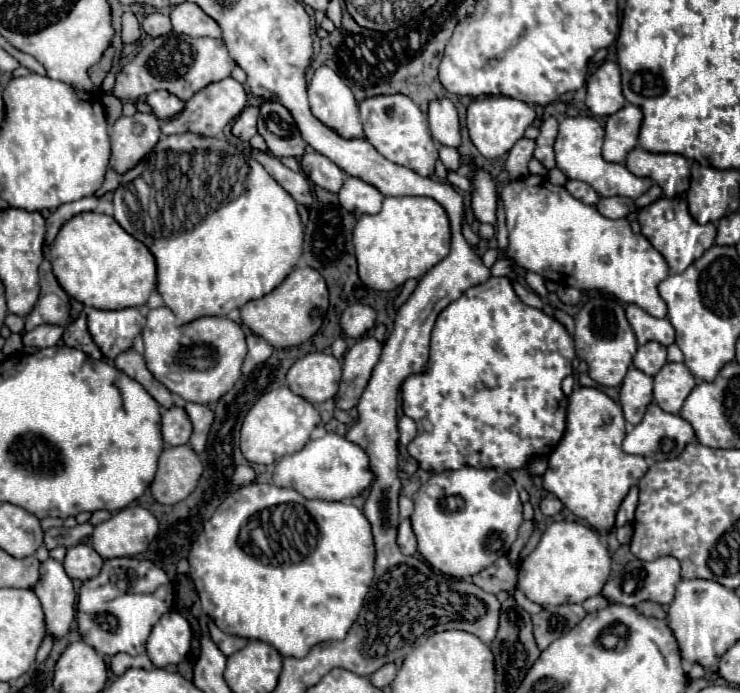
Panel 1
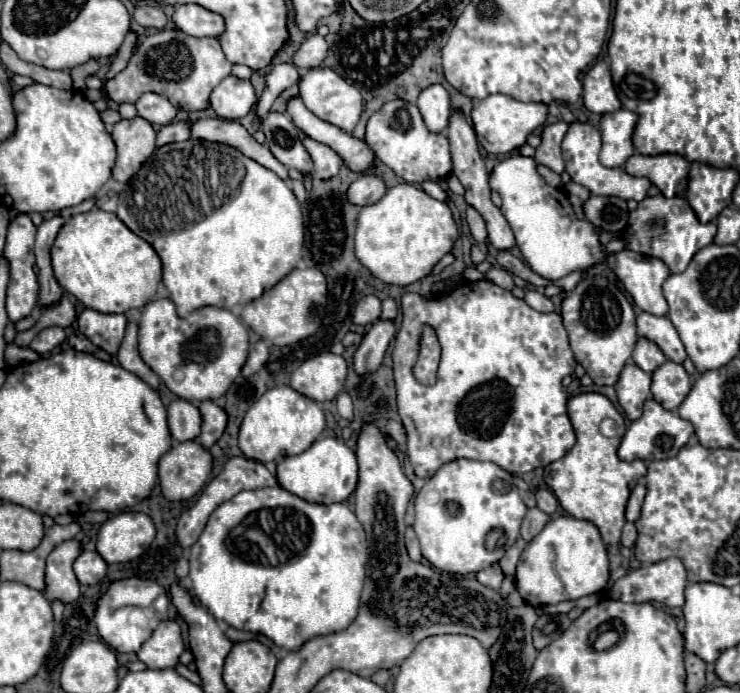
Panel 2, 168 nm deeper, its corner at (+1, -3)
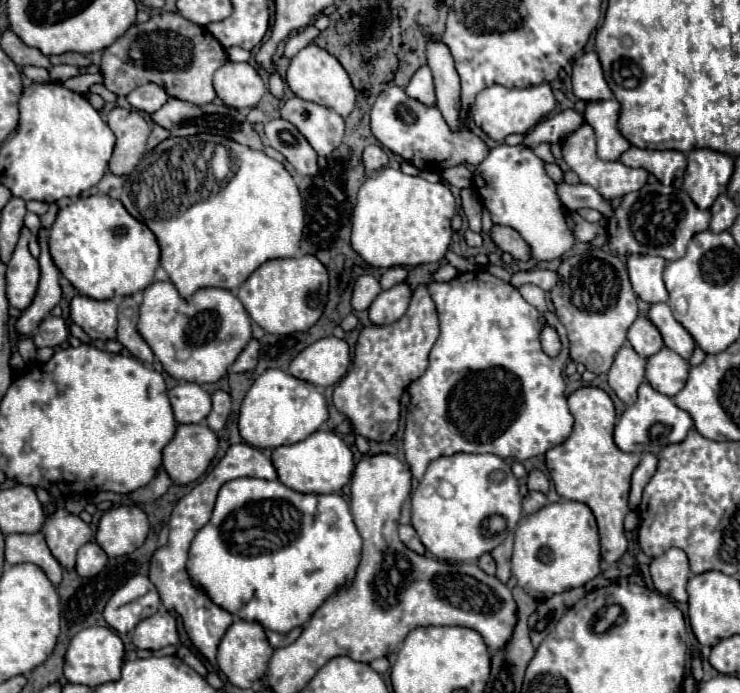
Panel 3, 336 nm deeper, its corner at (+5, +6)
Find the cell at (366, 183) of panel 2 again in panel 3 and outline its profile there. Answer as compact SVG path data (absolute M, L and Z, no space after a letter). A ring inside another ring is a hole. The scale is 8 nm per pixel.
M367 146L363 150L363 164L365 164L365 176L371 176L373 172L385 168L389 164L389 156L381 146Z

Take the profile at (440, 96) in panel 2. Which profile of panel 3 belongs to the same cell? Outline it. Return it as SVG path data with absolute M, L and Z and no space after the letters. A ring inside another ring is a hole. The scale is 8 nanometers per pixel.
M427 66L419 68L415 72L415 76L411 78L411 82L407 84L405 92L411 98L417 98L421 104L429 104L435 106L435 86L433 86L433 74L429 72Z

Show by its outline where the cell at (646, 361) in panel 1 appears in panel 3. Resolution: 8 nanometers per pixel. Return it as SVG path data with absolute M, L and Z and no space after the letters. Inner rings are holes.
M639 316L633 322L633 326L627 332L627 340L641 358L649 358L663 348L663 338L647 316Z

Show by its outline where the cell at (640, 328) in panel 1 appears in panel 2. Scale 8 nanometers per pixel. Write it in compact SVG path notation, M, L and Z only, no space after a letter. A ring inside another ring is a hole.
M651 313L637 315L637 333L639 337L647 337L649 341L657 343L667 359L675 363L683 363L687 359L685 345L667 317L657 317Z

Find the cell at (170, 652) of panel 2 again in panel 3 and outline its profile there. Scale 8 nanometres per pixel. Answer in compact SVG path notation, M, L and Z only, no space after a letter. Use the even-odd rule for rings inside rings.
M159 610L157 614L141 620L133 632L133 644L141 650L161 650L177 642L179 636L175 618L165 610Z

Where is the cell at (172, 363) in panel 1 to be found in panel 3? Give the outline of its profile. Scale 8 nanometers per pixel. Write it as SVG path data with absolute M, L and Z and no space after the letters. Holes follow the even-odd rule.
M153 282L143 290L137 330L171 378L195 384L221 380L251 340L249 314L239 300L235 310L235 296L229 290L203 288L185 300L171 282Z

